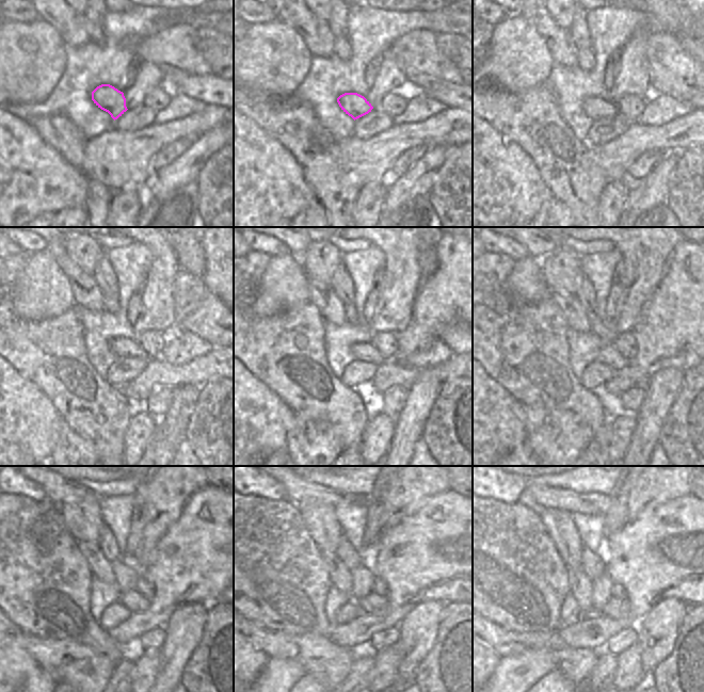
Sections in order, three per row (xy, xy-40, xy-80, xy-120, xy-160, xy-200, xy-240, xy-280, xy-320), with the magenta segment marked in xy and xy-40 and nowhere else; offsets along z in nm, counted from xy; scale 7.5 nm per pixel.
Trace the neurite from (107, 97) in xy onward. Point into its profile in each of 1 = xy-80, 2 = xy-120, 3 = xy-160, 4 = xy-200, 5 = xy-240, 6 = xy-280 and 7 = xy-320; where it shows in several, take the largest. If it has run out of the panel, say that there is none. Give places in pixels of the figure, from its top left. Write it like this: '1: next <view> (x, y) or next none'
1: next xy-80 (596, 108)
2: next xy-120 (121, 347)
3: next xy-160 (364, 351)
4: next xy-200 (608, 355)
5: next xy-240 (134, 601)
6: next xy-280 (372, 604)
7: next xy-320 (616, 608)

